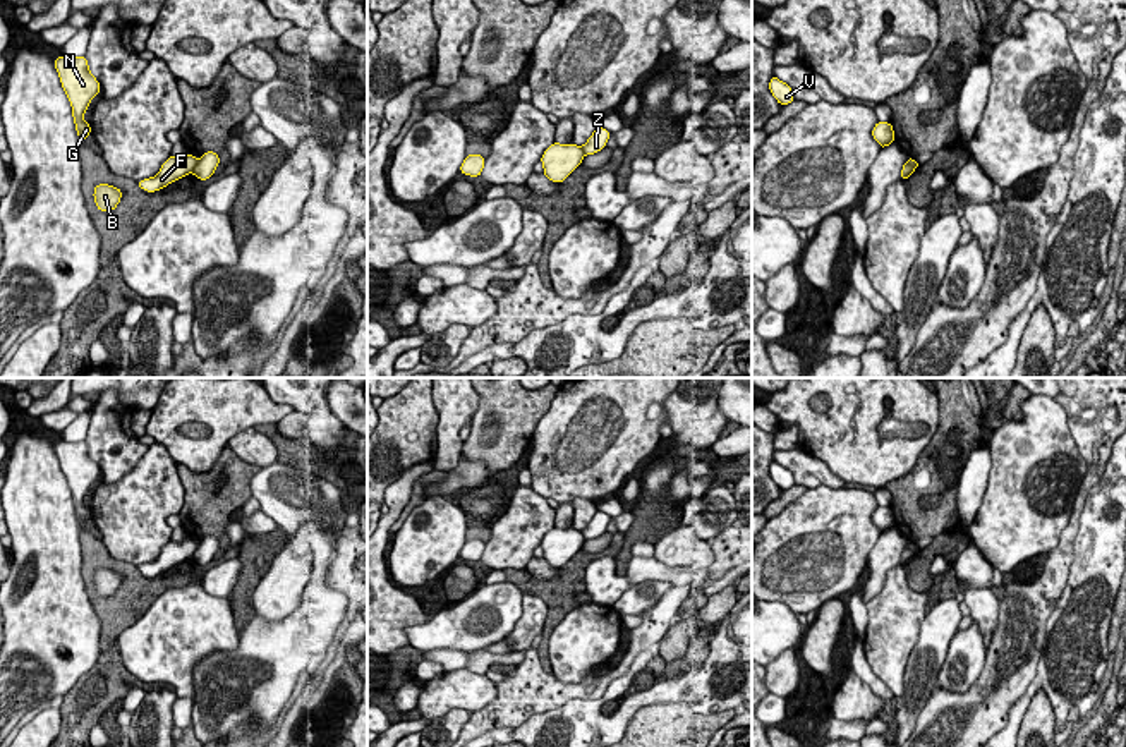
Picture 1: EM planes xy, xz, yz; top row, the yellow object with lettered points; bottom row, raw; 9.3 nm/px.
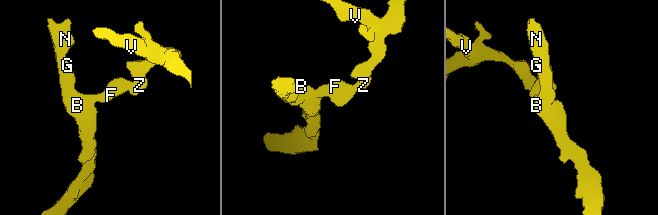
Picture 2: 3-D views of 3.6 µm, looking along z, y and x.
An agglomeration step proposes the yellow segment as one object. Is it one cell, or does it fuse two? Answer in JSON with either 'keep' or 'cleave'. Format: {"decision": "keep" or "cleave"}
{"decision": "cleave"}

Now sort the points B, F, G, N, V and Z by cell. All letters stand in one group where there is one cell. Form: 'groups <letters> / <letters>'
groups B F G N / V Z

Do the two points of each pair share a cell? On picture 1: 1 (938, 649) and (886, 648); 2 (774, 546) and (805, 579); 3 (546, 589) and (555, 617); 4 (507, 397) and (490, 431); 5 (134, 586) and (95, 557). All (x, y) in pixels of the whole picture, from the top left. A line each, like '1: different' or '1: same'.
1: different
2: same
3: same
4: same
5: same

